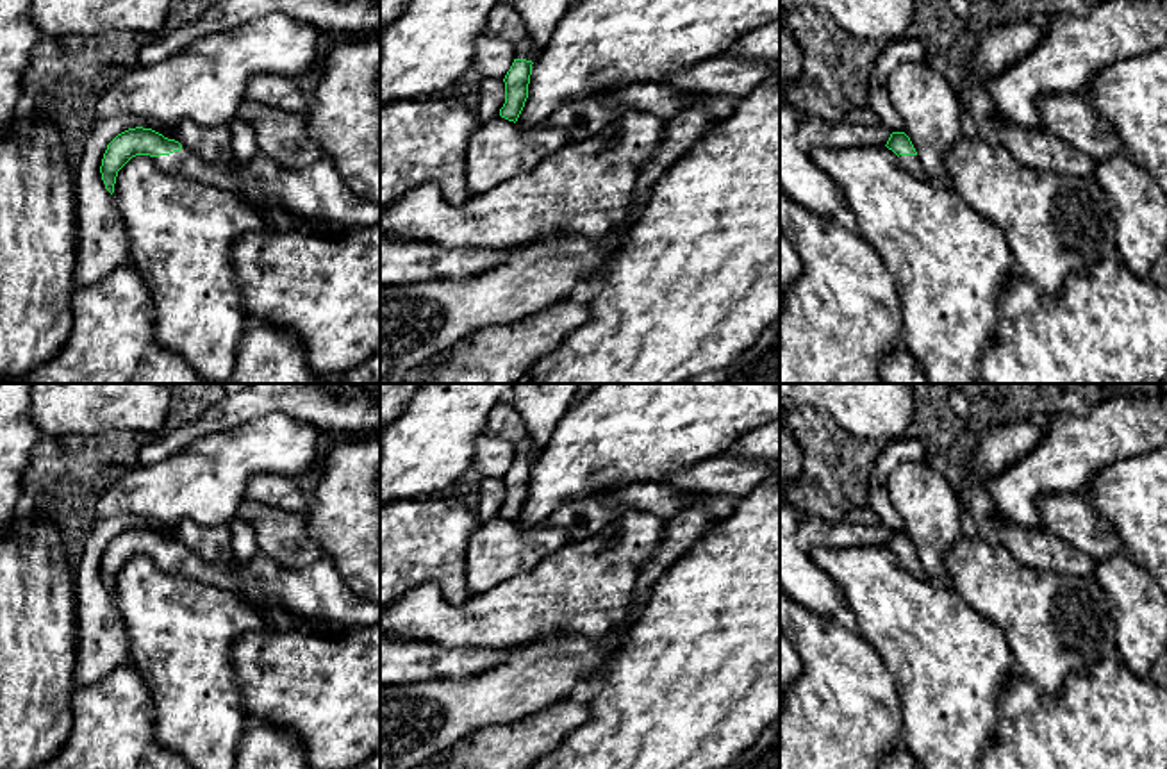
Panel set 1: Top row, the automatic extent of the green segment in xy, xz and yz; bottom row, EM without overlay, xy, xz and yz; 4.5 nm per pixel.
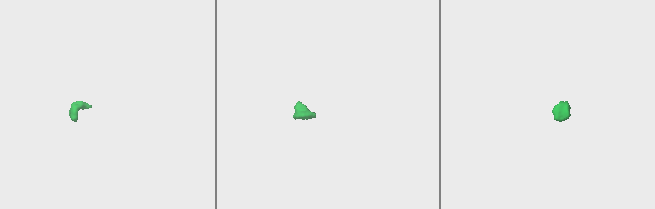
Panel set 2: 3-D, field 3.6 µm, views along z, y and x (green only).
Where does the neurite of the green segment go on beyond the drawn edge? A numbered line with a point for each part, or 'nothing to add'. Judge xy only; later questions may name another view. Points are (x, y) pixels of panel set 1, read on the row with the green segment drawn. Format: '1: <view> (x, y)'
1: xy (316, 193)

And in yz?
1: yz (912, 163)

